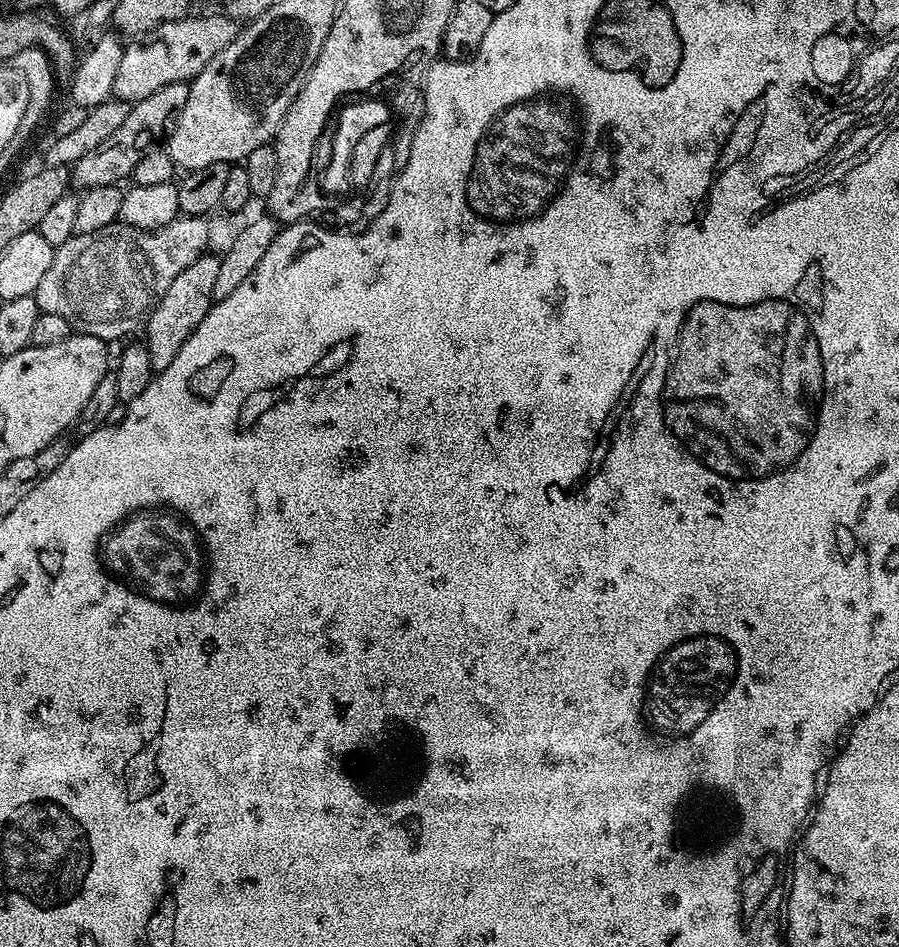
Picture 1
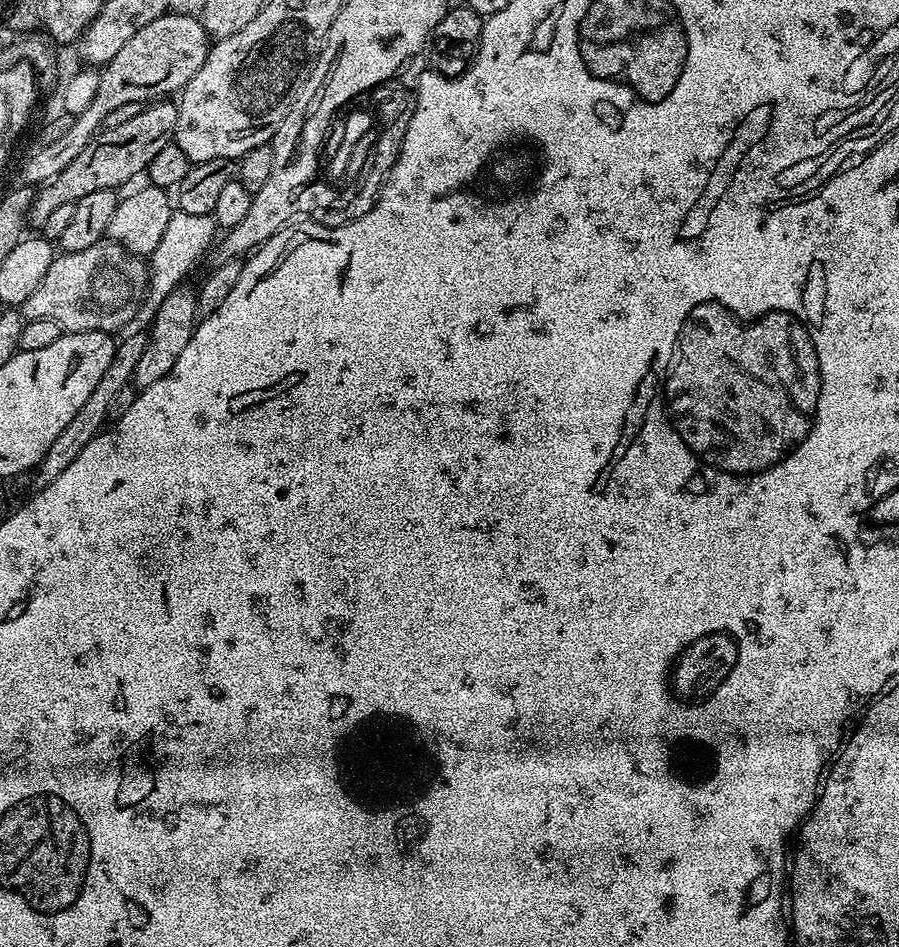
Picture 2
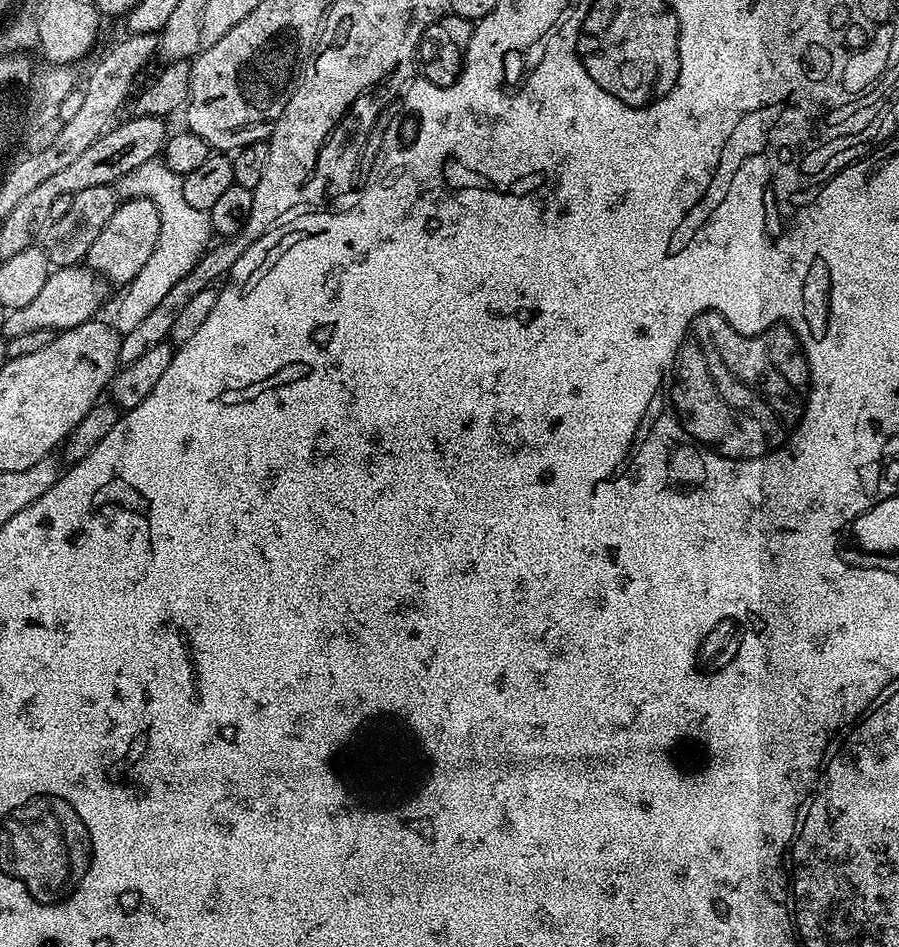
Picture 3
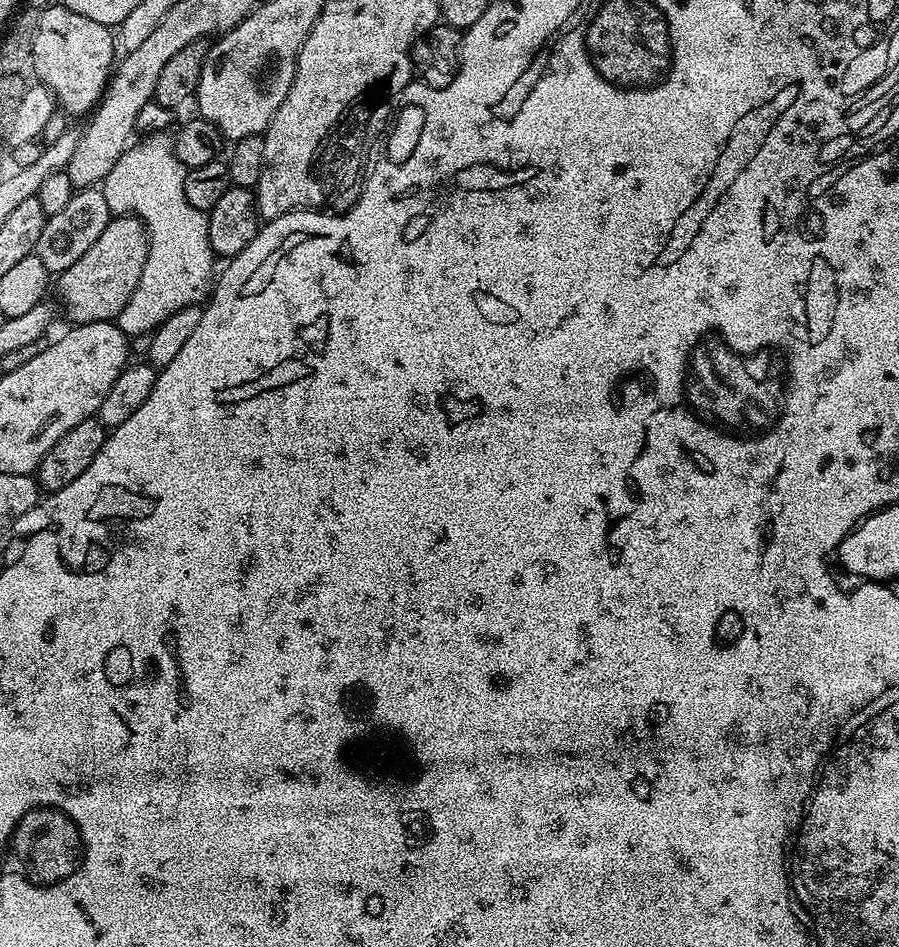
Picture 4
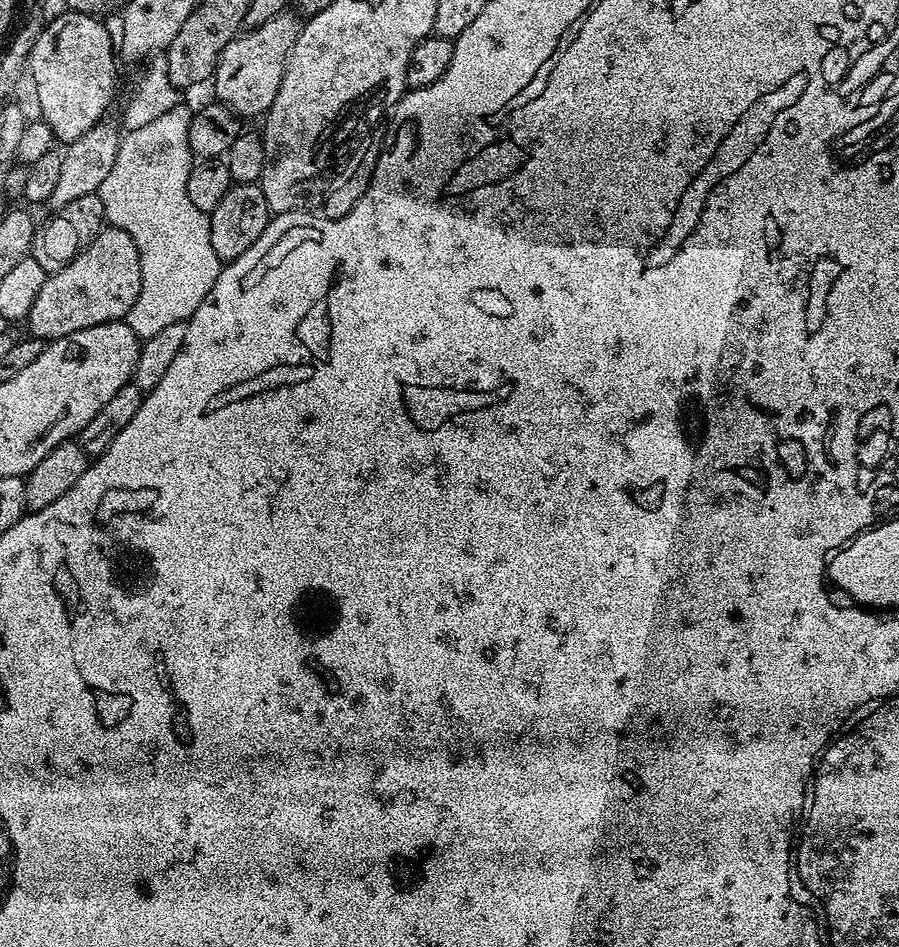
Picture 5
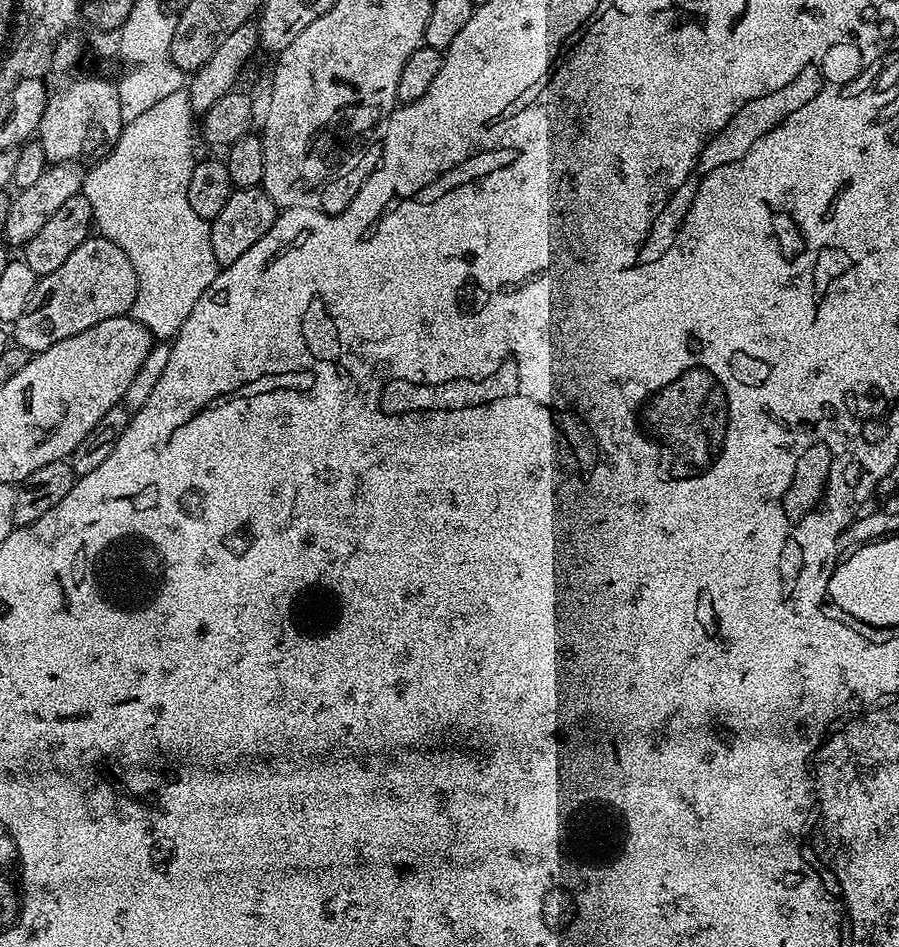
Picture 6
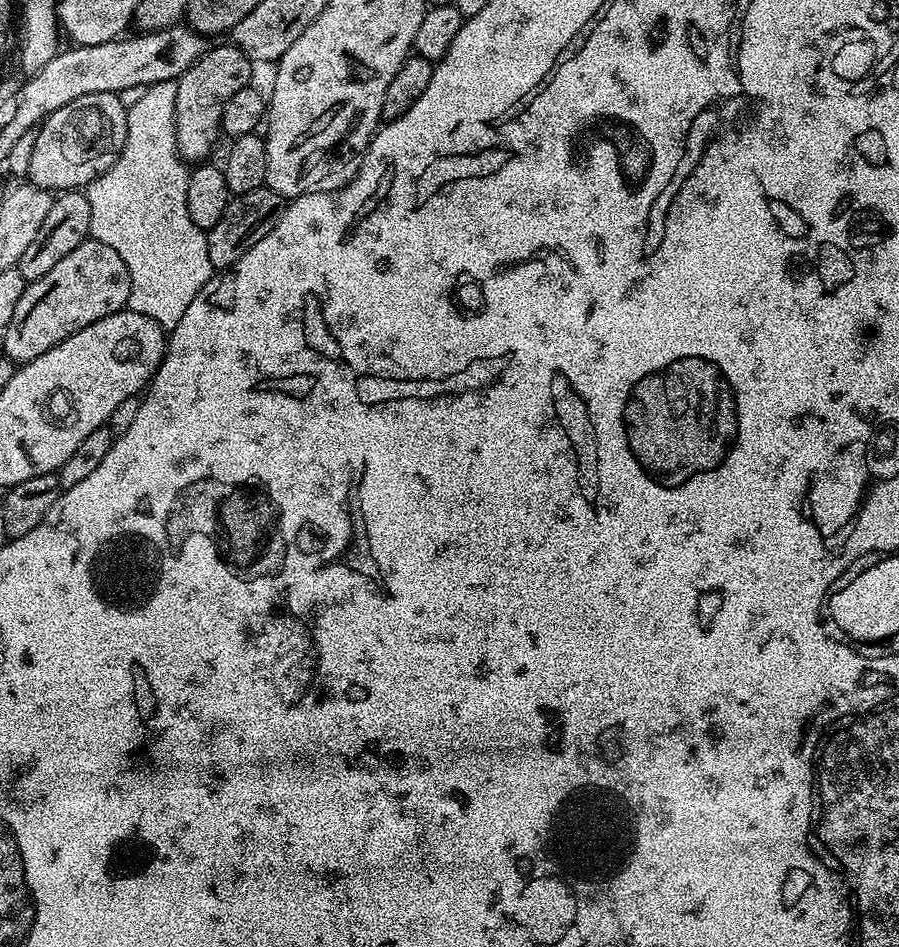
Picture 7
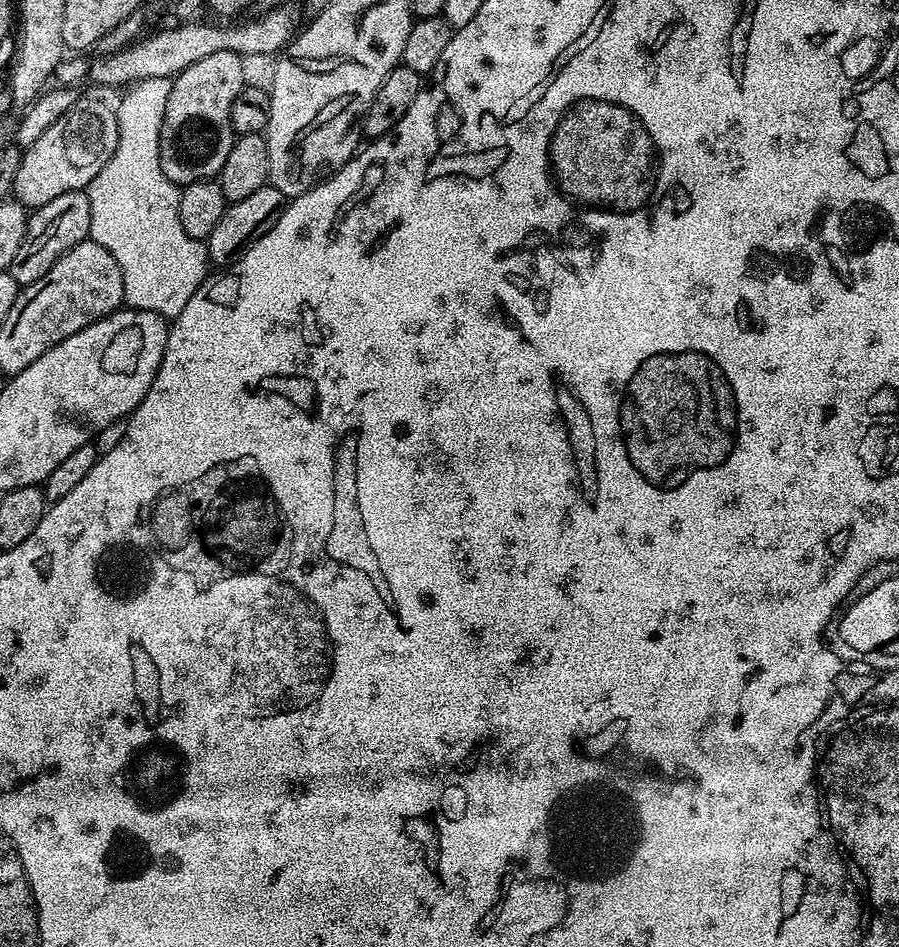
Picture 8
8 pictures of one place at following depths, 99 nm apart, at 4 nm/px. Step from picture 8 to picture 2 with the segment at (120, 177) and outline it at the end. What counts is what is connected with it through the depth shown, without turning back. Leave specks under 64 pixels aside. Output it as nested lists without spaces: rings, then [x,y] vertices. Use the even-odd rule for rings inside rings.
[[[179,210],[173,211],[170,226],[166,226],[166,234],[162,234],[162,242],[158,242],[158,246],[150,257],[148,293],[144,295],[144,302],[132,320],[131,327],[133,329],[143,329],[155,317],[156,311],[162,306],[162,302],[166,302],[170,293],[187,281],[184,279],[187,278],[188,271],[203,258],[204,251],[206,251],[206,256],[209,249],[213,247],[217,236],[218,225],[212,216],[186,214]]]

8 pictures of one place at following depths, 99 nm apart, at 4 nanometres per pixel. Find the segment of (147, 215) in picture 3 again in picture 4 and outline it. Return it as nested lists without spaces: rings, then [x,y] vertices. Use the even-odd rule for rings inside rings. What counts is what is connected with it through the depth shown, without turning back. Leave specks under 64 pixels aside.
[[[113,215],[112,221],[102,230],[98,242],[74,262],[65,272],[59,273],[60,300],[64,303],[64,312],[72,319],[73,325],[89,324],[90,322],[102,322],[103,320],[115,321],[116,315],[130,302],[130,294],[134,294],[134,286],[138,286],[138,278],[142,278],[142,266],[146,266],[146,254],[148,253],[148,231],[144,229],[144,223],[137,216]]]

